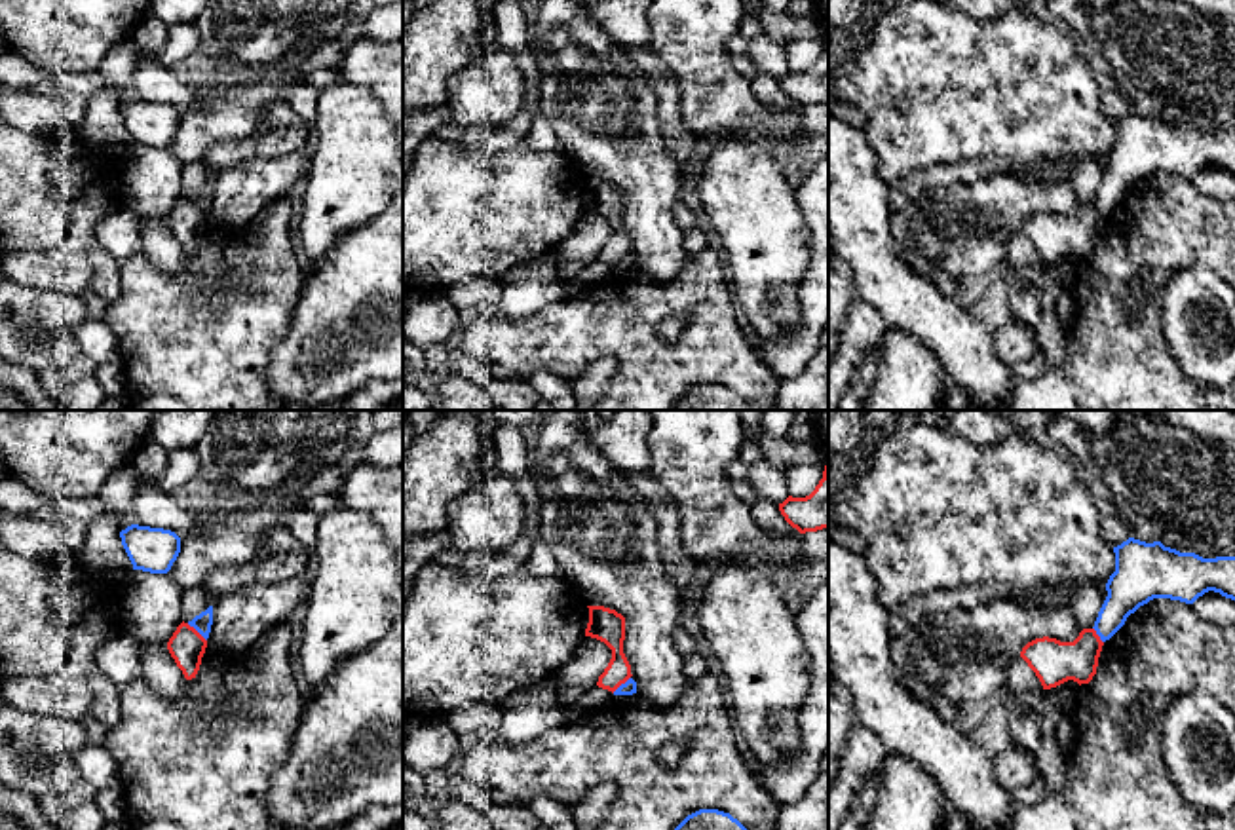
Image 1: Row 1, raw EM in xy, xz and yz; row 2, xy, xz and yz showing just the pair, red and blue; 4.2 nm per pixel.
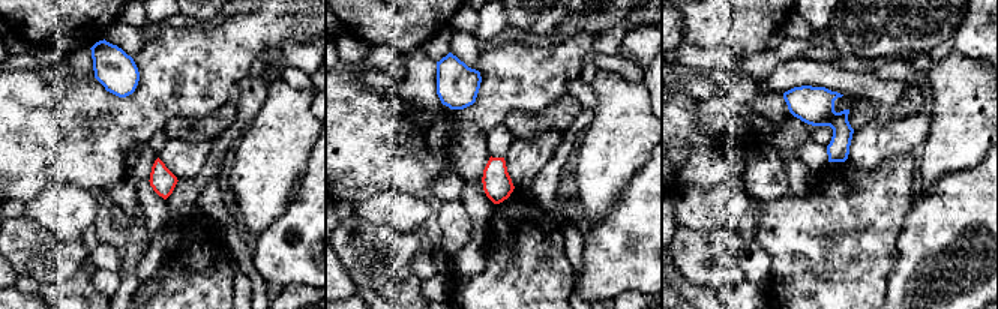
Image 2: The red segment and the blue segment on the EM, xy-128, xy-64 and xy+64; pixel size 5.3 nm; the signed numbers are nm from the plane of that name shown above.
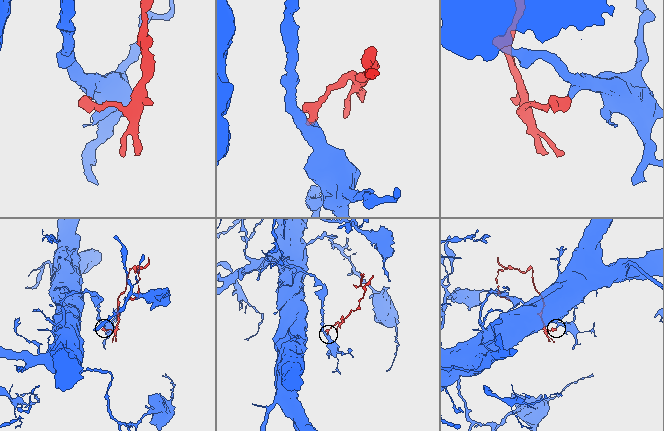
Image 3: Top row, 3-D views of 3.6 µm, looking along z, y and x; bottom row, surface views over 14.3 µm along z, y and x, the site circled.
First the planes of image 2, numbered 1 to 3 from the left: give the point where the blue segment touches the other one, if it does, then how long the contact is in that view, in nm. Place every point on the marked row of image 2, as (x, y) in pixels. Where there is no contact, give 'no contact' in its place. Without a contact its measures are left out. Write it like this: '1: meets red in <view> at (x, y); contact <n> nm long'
1: no contact
2: no contact
3: no contact

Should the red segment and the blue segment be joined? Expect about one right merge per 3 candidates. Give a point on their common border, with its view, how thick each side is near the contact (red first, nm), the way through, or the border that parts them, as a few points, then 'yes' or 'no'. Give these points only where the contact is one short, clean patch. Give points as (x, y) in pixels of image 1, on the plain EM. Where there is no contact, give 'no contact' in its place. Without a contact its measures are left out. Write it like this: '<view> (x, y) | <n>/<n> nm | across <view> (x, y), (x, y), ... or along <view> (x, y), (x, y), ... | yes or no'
xy (196, 206) | 160/80 nm | along xy (187, 198), (206, 215) | no

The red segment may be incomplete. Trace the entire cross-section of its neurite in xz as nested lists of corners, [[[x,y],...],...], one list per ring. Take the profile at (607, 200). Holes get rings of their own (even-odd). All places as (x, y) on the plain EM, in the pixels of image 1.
[[[604,180],[587,182],[589,198],[585,203],[585,211],[597,213],[612,224],[612,234],[604,247],[598,251],[597,260],[614,268],[621,258],[625,258],[633,251],[631,239],[623,228],[625,192],[616,184]]]

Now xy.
[[[180,198],[167,217],[167,224],[186,255],[196,253],[207,215],[188,198]]]

